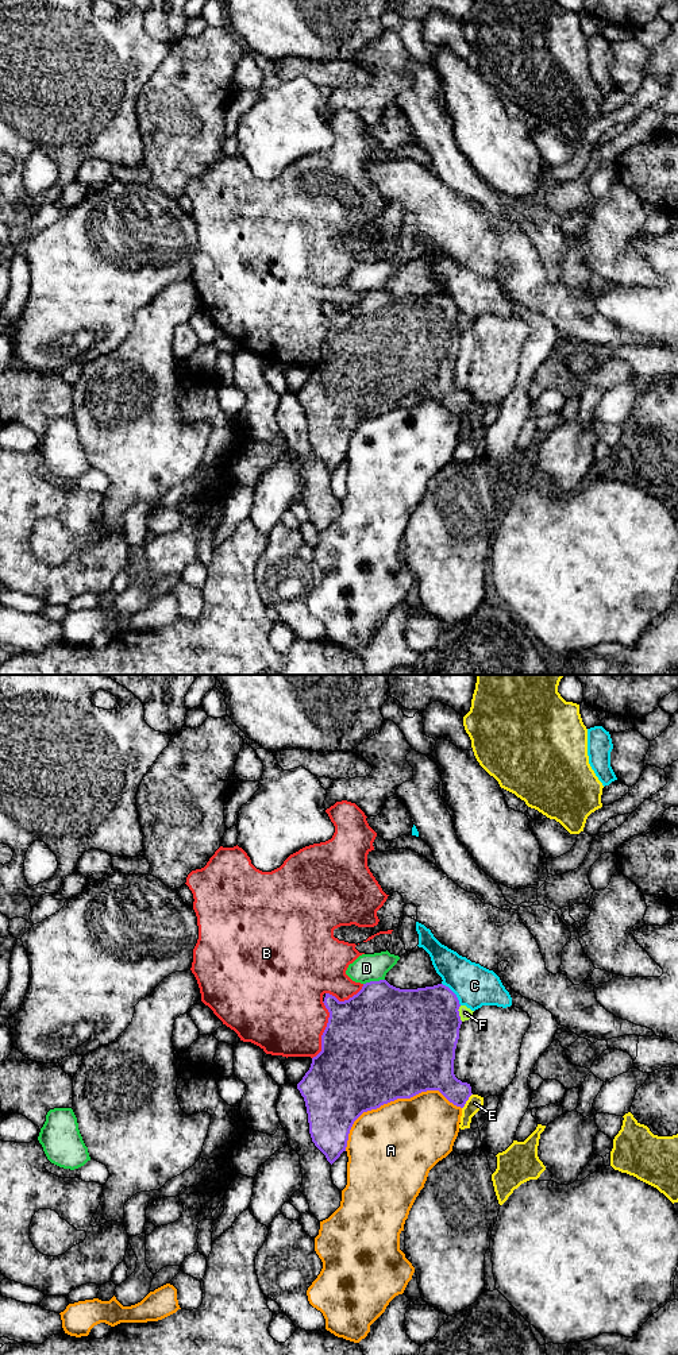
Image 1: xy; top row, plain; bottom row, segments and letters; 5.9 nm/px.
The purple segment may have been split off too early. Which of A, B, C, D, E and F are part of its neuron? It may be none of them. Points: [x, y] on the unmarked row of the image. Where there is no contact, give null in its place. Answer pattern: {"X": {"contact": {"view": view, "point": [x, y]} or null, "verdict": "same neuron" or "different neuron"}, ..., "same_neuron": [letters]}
{"A": {"contact": {"view": "xy", "point": [393, 409]}, "verdict": "different neuron"}, "B": {"contact": {"view": "xy", "point": [324, 339]}, "verdict": "different neuron"}, "C": {"contact": {"view": "xy", "point": [454, 302]}, "verdict": "different neuron"}, "D": {"contact": {"view": "xy", "point": [373, 290]}, "verdict": "different neuron"}, "E": {"contact": {"view": "xy", "point": [466, 409]}, "verdict": "different neuron"}, "F": {"contact": {"view": "xy", "point": [458, 323]}, "verdict": "different neuron"}, "same_neuron": []}

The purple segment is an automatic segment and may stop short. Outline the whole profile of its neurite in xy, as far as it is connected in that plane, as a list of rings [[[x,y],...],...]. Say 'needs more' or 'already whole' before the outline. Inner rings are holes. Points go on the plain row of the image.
already whole | [[[380,289],[363,293],[357,304],[344,310],[325,302],[323,312],[330,327],[321,344],[321,360],[312,367],[311,377],[297,393],[297,398],[305,410],[312,451],[331,474],[346,460],[350,439],[363,421],[427,399],[439,399],[454,414],[465,416],[473,402],[470,393],[462,391],[454,383],[462,329],[458,320],[459,309],[448,296],[438,293],[400,298],[386,289]]]

